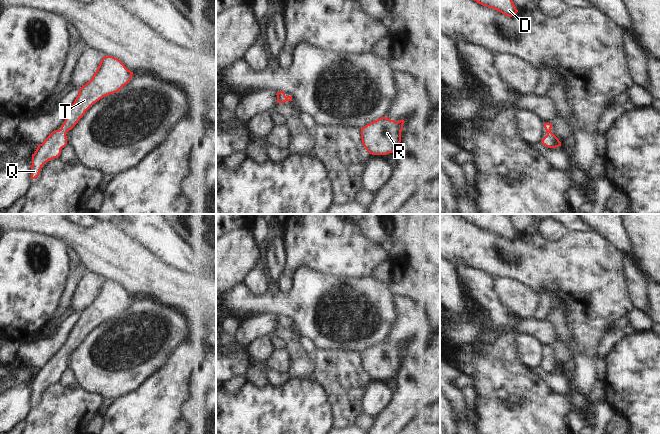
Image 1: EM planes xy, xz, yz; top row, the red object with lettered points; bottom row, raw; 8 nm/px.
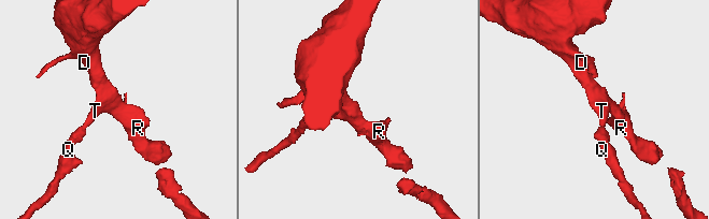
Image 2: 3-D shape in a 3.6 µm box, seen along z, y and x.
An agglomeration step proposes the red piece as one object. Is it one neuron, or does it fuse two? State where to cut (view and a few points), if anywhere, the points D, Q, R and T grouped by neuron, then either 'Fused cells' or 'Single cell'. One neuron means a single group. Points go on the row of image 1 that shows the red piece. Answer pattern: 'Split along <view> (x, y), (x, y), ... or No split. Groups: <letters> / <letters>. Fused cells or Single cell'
No split. Groups: D Q R T. Single cell.

